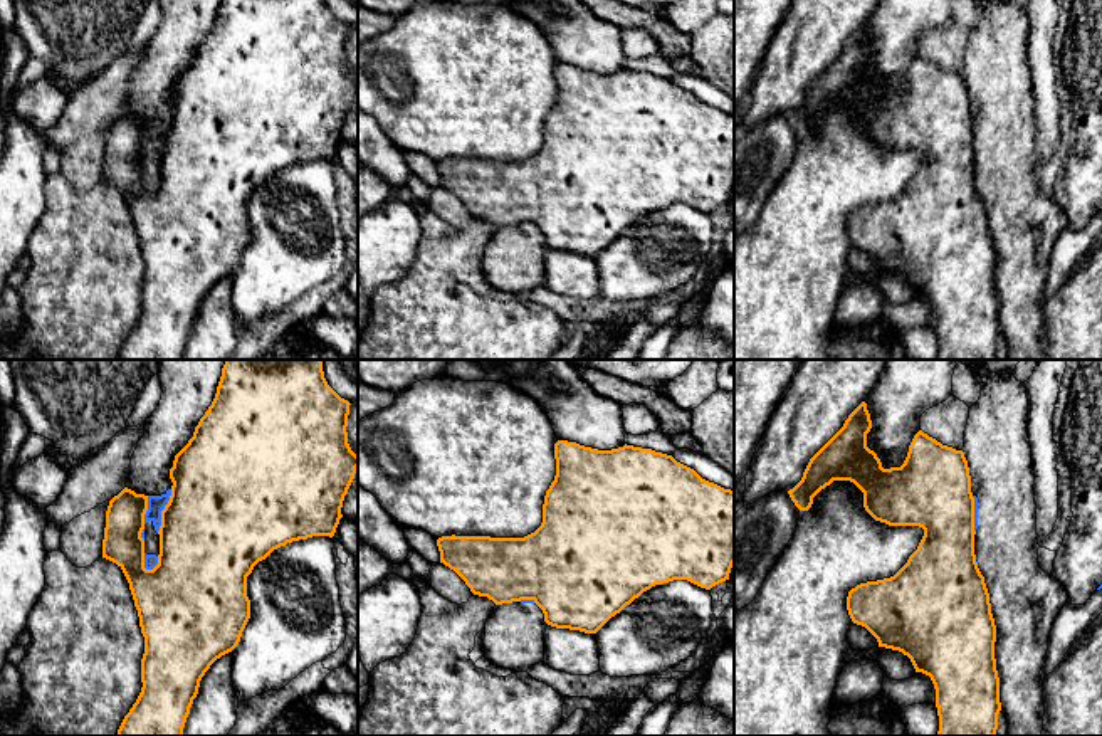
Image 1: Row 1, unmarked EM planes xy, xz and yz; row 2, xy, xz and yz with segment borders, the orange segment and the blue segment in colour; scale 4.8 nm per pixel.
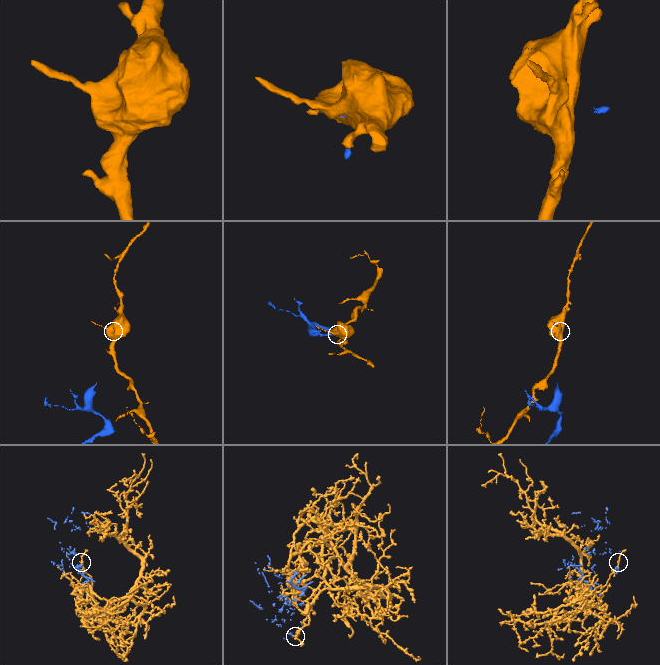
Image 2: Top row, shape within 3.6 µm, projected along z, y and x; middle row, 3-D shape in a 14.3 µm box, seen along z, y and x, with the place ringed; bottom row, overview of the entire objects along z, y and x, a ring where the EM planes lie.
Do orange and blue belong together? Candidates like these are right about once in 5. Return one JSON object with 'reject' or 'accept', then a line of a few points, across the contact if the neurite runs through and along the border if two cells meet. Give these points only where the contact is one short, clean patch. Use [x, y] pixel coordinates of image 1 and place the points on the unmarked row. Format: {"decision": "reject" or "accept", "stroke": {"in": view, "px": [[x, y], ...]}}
{"decision": "reject", "stroke": {"in": "xy", "px": [[172, 113], [170, 123], [160, 136], [160, 152], [157, 155]]}}

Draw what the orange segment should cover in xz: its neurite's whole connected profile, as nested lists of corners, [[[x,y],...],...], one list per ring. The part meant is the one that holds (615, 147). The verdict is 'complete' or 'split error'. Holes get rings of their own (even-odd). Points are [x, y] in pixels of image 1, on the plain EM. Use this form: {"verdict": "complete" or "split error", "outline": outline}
{"verdict": "complete", "outline": [[[558,64],[554,67],[556,99],[544,119],[543,146],[524,161],[491,161],[491,160],[442,160],[437,163],[440,187],[454,193],[470,212],[474,218],[487,220],[496,229],[533,223],[544,237],[544,245],[556,252],[580,254],[596,257],[611,240],[655,208],[674,203],[687,203],[701,212],[712,210],[729,203],[734,188],[734,114],[724,113],[702,103],[694,92],[677,86],[672,79],[623,69],[611,74],[598,74],[576,66]]]}

